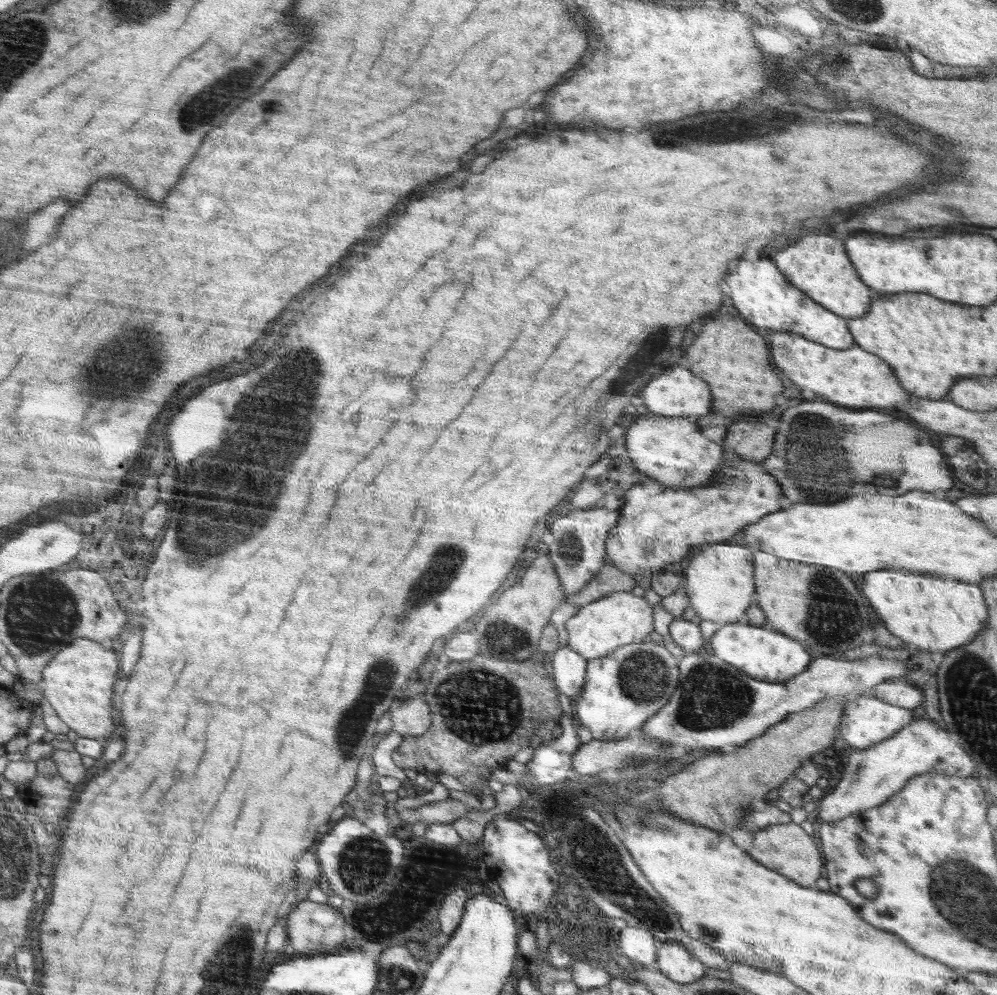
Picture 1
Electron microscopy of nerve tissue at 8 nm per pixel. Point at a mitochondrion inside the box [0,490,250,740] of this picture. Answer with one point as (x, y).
(42, 613)

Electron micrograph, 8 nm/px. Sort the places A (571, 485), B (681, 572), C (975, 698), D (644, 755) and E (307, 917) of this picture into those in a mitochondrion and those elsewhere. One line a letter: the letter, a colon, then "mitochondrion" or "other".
A: other
B: other
C: mitochondrion
D: mitochondrion
E: other

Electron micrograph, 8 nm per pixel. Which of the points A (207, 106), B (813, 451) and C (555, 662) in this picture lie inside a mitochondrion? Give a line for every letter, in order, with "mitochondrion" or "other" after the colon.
A: mitochondrion
B: mitochondrion
C: other

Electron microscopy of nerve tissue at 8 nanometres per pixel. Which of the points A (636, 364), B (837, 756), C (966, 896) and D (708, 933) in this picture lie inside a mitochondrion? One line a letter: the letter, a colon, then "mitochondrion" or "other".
A: mitochondrion
B: other
C: mitochondrion
D: mitochondrion

